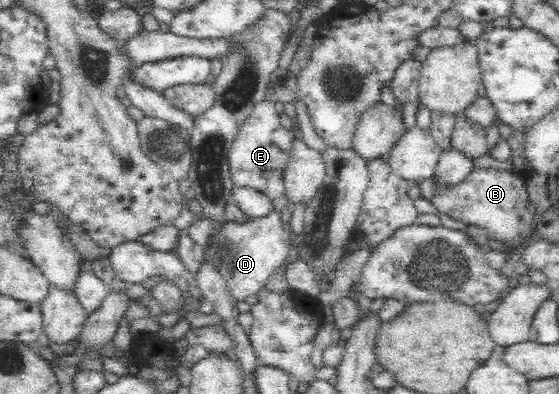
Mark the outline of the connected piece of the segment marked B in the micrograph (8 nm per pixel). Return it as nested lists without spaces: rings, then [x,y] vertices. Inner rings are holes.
[[[477,168],[457,184],[437,183],[431,202],[439,214],[448,214],[468,227],[477,226],[487,232],[488,239],[505,242],[516,248],[529,236],[533,208],[527,193],[527,173],[494,168]]]

